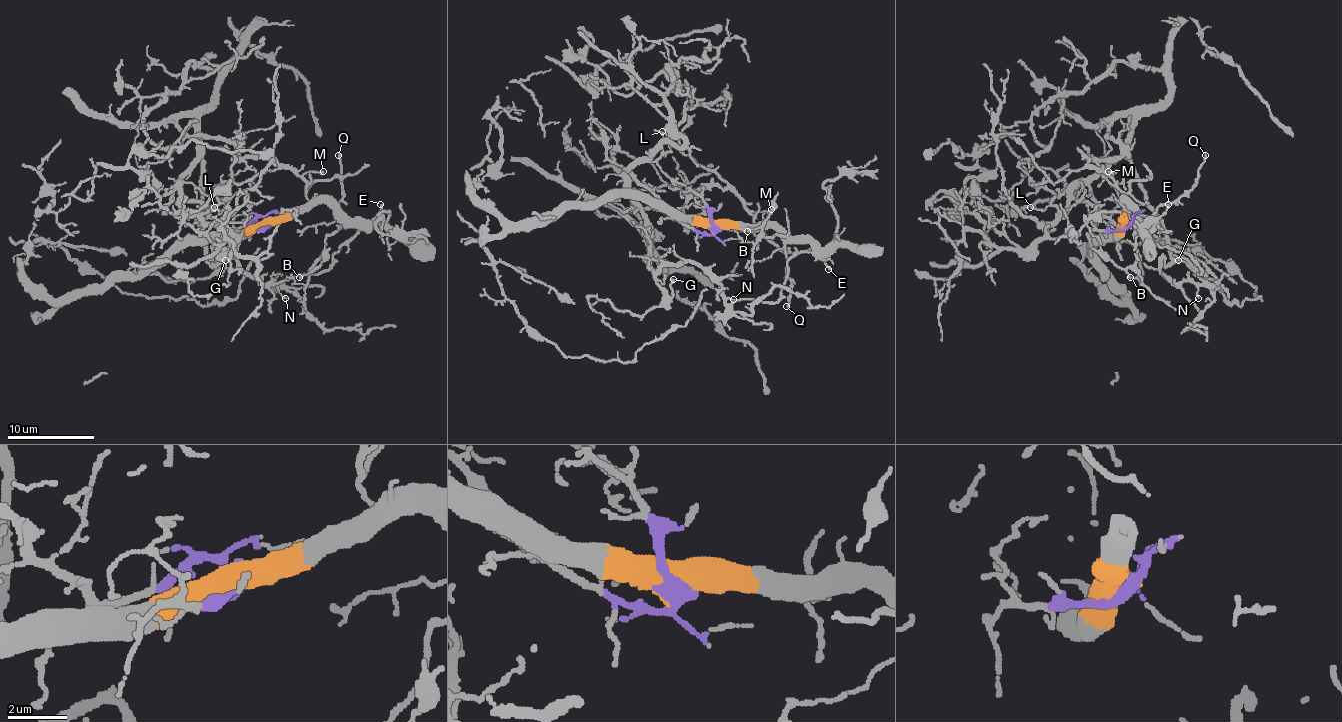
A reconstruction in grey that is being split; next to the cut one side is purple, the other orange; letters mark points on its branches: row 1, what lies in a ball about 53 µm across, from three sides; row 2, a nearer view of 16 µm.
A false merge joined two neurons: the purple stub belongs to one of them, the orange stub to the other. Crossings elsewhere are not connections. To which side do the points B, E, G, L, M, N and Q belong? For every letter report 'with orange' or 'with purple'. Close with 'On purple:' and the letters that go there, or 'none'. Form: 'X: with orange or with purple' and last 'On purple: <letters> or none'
B: with orange
E: with orange
G: with purple
L: with purple
M: with purple
N: with purple
Q: with orange
On purple: G, L, M, N

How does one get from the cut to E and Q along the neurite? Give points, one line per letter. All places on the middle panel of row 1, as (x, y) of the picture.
E: (714, 226), (781, 226), (799, 241), (809, 241), (829, 269)
Q: (714, 226), (771, 226), (784, 243), (786, 276), (790, 280), (786, 306)

